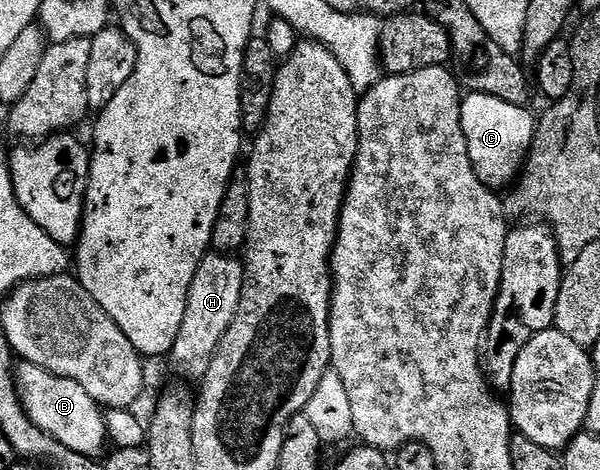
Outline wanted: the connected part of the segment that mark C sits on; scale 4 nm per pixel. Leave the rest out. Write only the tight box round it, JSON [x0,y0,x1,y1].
[461,93,537,192]

